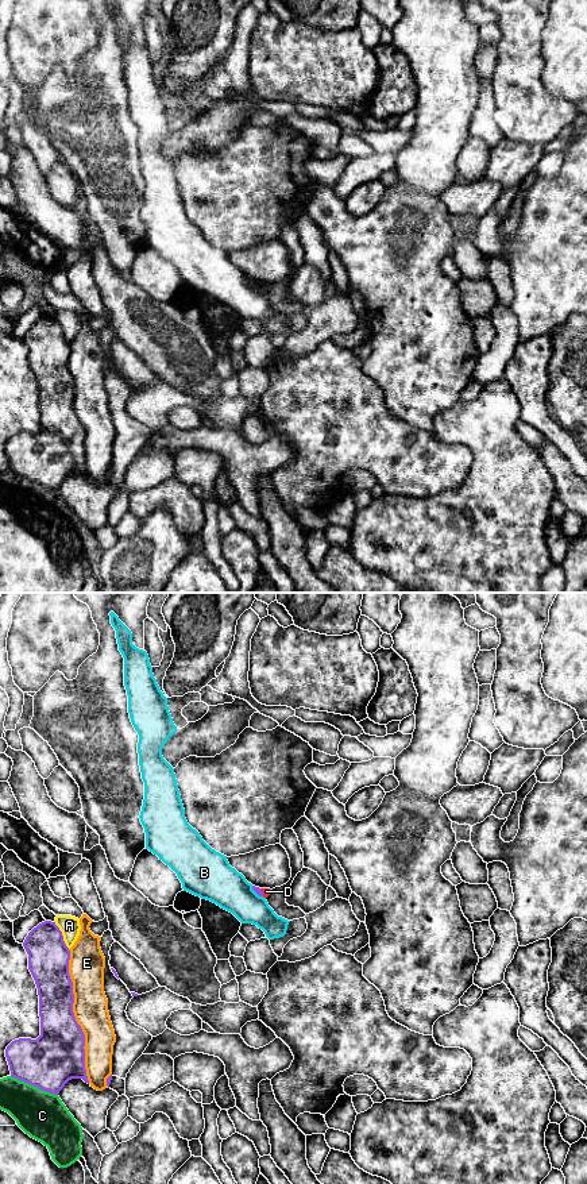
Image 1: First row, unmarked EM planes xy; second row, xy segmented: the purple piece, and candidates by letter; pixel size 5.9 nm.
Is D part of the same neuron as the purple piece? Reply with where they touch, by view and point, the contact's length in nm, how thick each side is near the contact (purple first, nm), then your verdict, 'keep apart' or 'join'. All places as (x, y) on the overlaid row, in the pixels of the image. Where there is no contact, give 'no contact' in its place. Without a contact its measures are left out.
xy (262, 893) | 50 nm | 40/50 nm | keep apart

